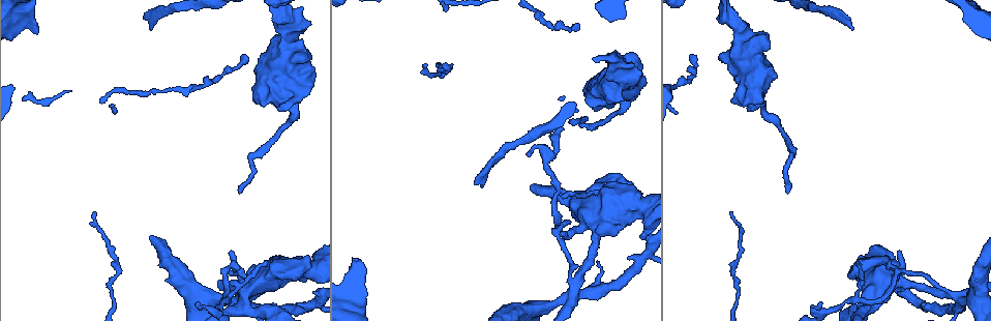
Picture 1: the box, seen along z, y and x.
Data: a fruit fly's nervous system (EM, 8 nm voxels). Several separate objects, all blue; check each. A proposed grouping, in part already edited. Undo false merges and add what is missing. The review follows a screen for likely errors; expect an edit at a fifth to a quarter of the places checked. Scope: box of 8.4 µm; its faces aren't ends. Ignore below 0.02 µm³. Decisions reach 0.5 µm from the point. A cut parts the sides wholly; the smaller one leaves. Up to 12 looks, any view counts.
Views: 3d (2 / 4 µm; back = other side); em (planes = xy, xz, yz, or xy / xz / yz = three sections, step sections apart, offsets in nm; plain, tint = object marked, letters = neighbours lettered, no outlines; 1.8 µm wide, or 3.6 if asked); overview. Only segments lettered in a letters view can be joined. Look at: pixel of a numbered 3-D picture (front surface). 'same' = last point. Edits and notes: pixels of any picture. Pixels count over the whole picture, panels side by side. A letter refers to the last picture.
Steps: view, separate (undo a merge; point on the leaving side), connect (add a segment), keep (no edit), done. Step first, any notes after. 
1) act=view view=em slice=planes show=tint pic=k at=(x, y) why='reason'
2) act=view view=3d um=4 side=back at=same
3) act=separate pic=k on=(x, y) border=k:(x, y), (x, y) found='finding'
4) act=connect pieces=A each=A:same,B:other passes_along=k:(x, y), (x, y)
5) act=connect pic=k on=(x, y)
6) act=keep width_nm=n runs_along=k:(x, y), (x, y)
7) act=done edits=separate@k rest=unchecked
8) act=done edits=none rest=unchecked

act=view view=em slice=xy step=16 show=tint pic=1 at=(959, 299) why='sudden change in width'

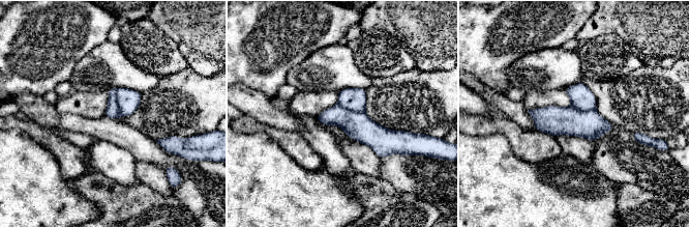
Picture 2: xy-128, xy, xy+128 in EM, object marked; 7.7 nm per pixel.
act=view view=em slice=planes show=tint at=same

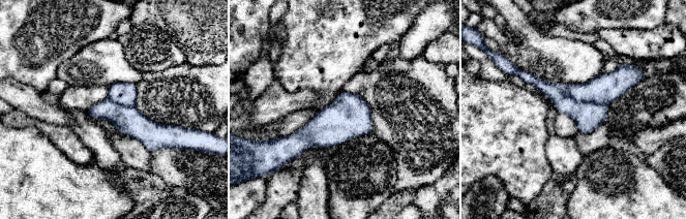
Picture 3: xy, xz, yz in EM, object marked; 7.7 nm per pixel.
act=view view=em slice=planes show=letters at=same

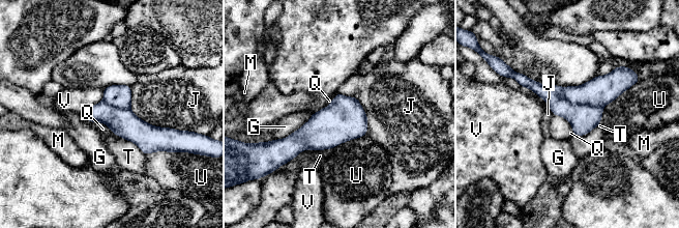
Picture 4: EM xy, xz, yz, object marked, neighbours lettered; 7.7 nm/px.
act=separate pic=4 on=(584, 118) longest_contact=U:440nm each=G:other,J:other,M:other,Q:other,T:other,U:other,V:other border=4:(560, 95), (573, 104), (602, 108) found='two neurons meet here'

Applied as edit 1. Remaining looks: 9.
act=view view=em slice=planes show=letters pic=1 at=(862, 283) why='branch stops here'

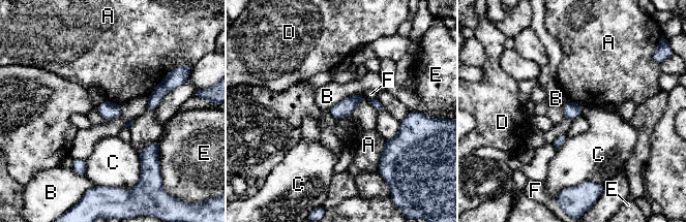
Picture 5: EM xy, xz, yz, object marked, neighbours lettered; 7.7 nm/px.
act=keep each=A:other,B:other,C:other,D:other,E:other,F:other found='none of them fits'

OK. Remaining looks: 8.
act=view view=3d um=2 pic=1 at=(570, 122) why='thin end'

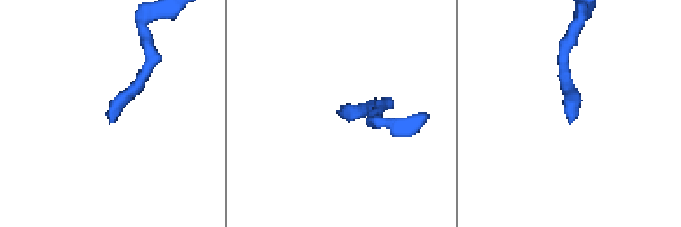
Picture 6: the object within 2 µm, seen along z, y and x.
act=view view=em slice=yz step=8 show=tint pic=6 at=(570, 124) why='need the tissue'

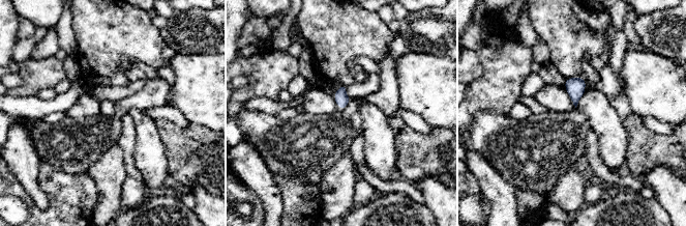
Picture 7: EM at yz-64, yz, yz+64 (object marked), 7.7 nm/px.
act=view view=em slice=planes show=letters at=same why='another direction'

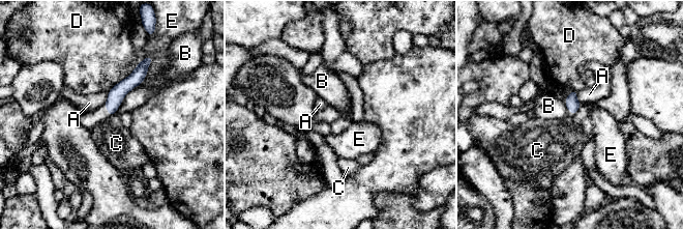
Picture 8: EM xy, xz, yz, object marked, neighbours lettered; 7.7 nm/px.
act=keep each=A:other,B:other,C:other,D:other,E:other runs_along=8:(144, 65), (115, 96), (110, 112) found='no lettered segment goes on from it'

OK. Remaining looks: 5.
act=view view=3d um=2 pic=1 at=(149, 29) why='thin end'

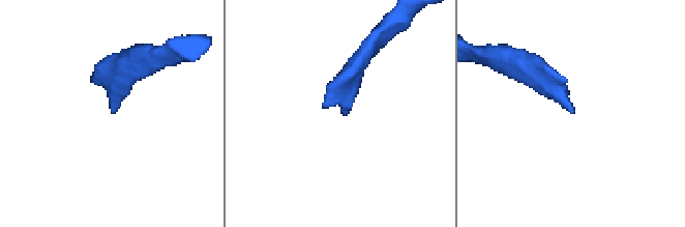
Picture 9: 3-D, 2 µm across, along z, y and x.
act=view view=em slice=planes show=letters pic=9 at=(344, 114)

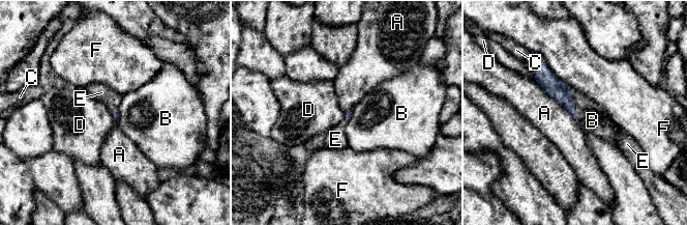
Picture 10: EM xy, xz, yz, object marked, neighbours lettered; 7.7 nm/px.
act=connect pieces=E each=A:other,B:other,C:other,D:other,E:same,F:other passes_along=10:(554, 87), (572, 103), (583, 103) found='the neuron continues'

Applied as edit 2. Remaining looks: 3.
act=done edits=separate@4,connect@10 rest=unchecked

